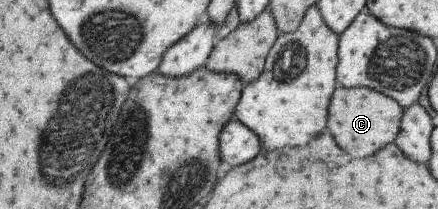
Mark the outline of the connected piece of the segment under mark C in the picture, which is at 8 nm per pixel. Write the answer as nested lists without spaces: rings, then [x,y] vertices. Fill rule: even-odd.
[[[338,85],[328,105],[328,131],[334,143],[344,153],[368,157],[394,141],[402,115],[401,106],[379,92],[368,89],[342,89]]]

